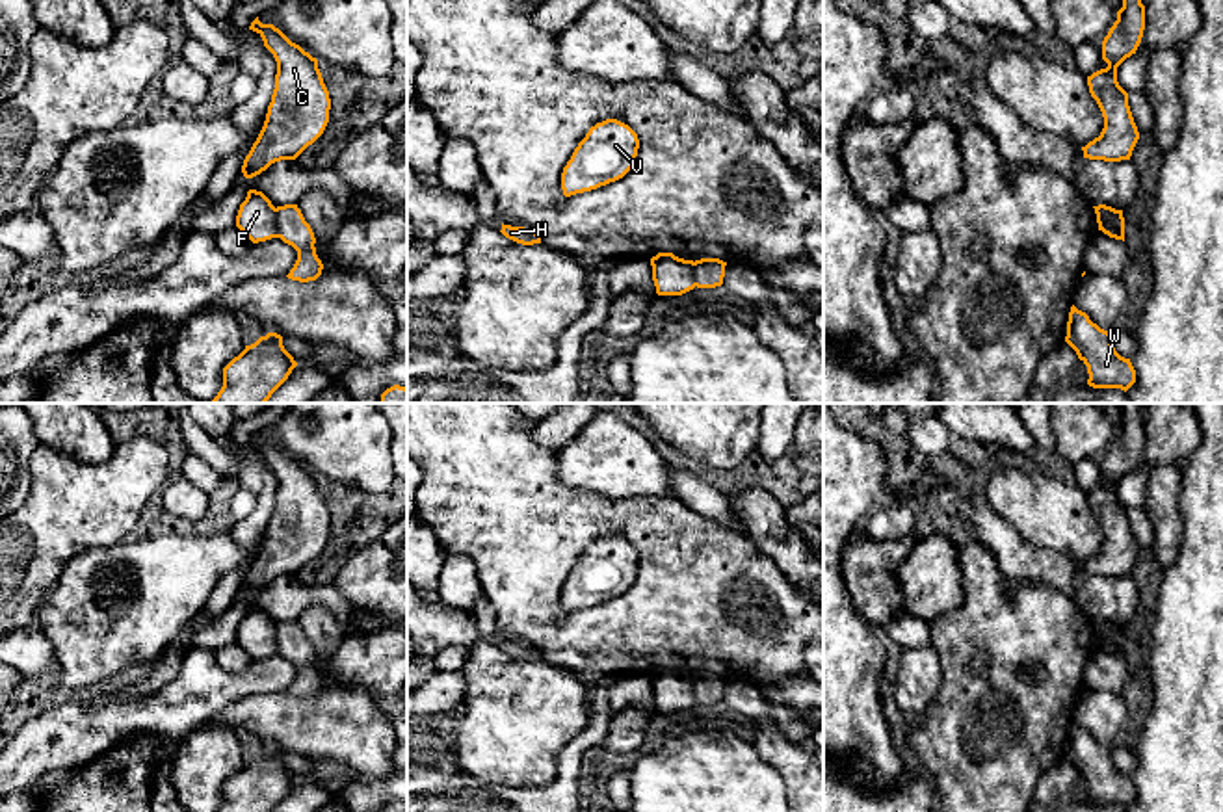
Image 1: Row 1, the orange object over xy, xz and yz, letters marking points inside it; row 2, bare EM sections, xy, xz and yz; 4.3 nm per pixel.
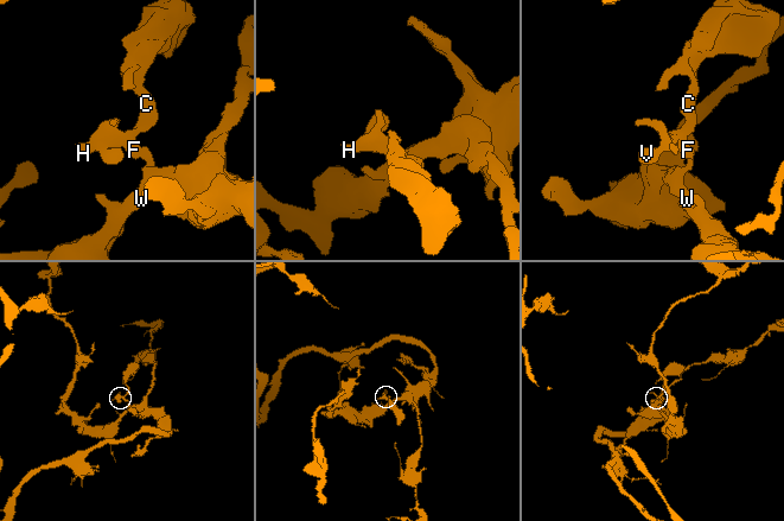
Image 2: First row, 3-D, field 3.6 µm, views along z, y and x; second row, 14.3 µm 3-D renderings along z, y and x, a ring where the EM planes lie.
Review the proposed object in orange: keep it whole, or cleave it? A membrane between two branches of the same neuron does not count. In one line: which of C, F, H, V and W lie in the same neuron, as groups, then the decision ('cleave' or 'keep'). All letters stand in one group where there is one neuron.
C F H V / W | cleave

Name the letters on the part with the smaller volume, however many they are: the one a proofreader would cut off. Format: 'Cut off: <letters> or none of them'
Cut off: C, F, H, V

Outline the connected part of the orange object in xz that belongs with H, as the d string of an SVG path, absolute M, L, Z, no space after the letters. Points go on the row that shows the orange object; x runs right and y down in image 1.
M502 223L500 230L506 238L522 243L522 245L533 245L541 243L541 236L535 230L524 229L524 227L511 227Z

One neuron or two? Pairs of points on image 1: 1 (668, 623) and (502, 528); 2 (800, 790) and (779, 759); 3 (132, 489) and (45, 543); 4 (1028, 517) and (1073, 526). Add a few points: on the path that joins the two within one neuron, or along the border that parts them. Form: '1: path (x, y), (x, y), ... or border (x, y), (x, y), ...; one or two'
1: path (612, 632), (543, 627), (528, 610), (525, 584); one
2: path (800, 783), (787, 766); one
3: path (110, 497), (97, 506), (82, 506), (67, 521); one
4: path (1039, 517), (1058, 517), (1062, 521); one

